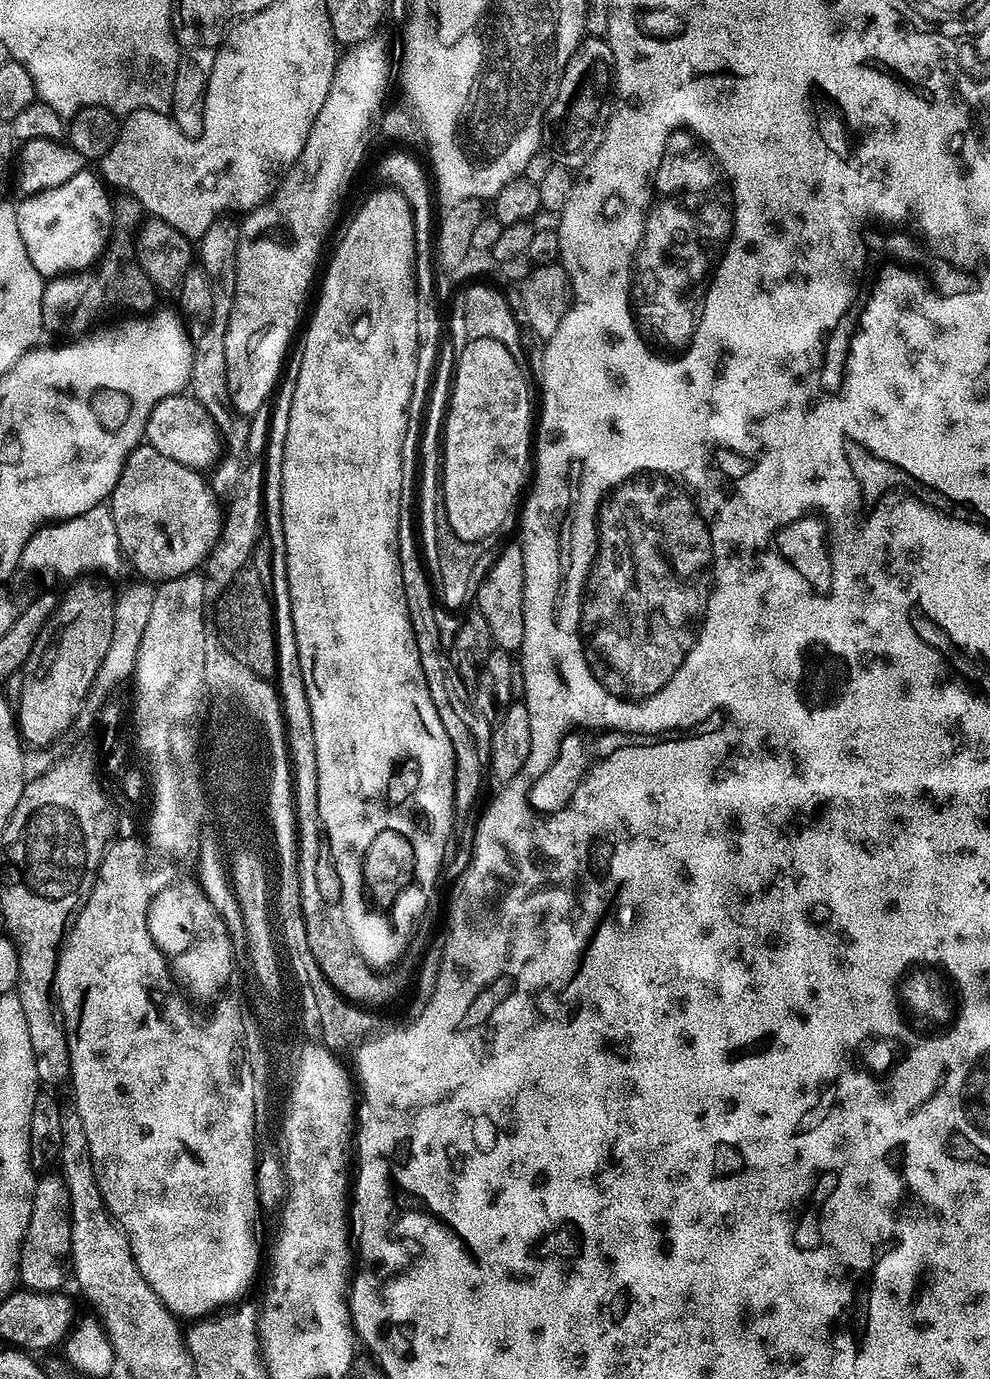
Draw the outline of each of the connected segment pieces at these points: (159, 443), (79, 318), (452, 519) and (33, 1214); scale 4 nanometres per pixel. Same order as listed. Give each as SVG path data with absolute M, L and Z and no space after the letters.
M188 394L162 398L162 402L154 406L147 421L146 443L158 450L158 454L166 454L166 458L174 458L174 462L182 462L182 466L190 466L197 470L212 467L215 469L221 459L221 431L203 406Z
M127 194L117 195L112 205L112 219L112 239L91 270L54 276L45 283L42 290L42 322L49 333L65 332L65 337L75 338L93 327L92 319L103 308L112 308L115 304L121 304L124 308L151 306L154 285L144 273L138 255L137 236L142 223L139 202Z
M474 338L465 345L455 357L451 395L442 424L443 489L445 512L454 534L462 540L476 541L500 532L502 522L517 507L525 491L530 476L530 449L534 444L534 408L532 412L532 396L520 369L521 361L502 342Z
M54 1174L54 1176L48 1176L45 1180L37 1179L34 1184L34 1191L32 1193L32 1209L30 1210L30 1222L26 1226L26 1234L24 1235L24 1241L20 1247L20 1270L18 1273L18 1280L21 1285L29 1292L54 1292L63 1289L64 1284L64 1270L66 1274L66 1265L69 1263L69 1256L71 1254L71 1242L70 1242L70 1196L67 1193L67 1188L64 1185L64 1180L60 1174Z

